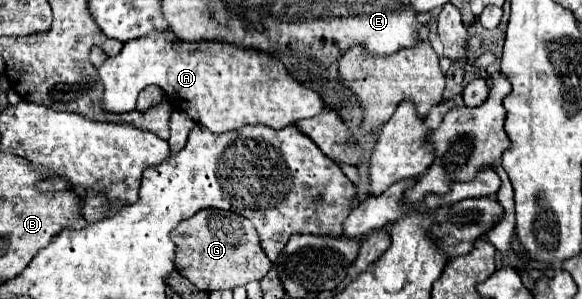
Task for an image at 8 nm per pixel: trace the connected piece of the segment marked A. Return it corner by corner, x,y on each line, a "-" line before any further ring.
172,31
128,41
116,57
104,61
98,75
104,85
104,113
122,115
134,111
138,93
148,85
158,85
164,89
174,109
186,111
196,123
208,127
212,133
232,131
248,123
282,129
324,111
320,95
294,81
278,57
216,41
186,43

